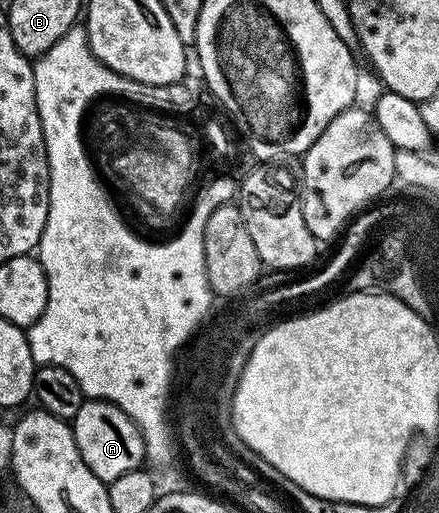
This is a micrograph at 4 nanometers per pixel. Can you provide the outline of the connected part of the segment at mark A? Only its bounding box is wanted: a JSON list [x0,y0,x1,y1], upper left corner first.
[72,399,146,482]

